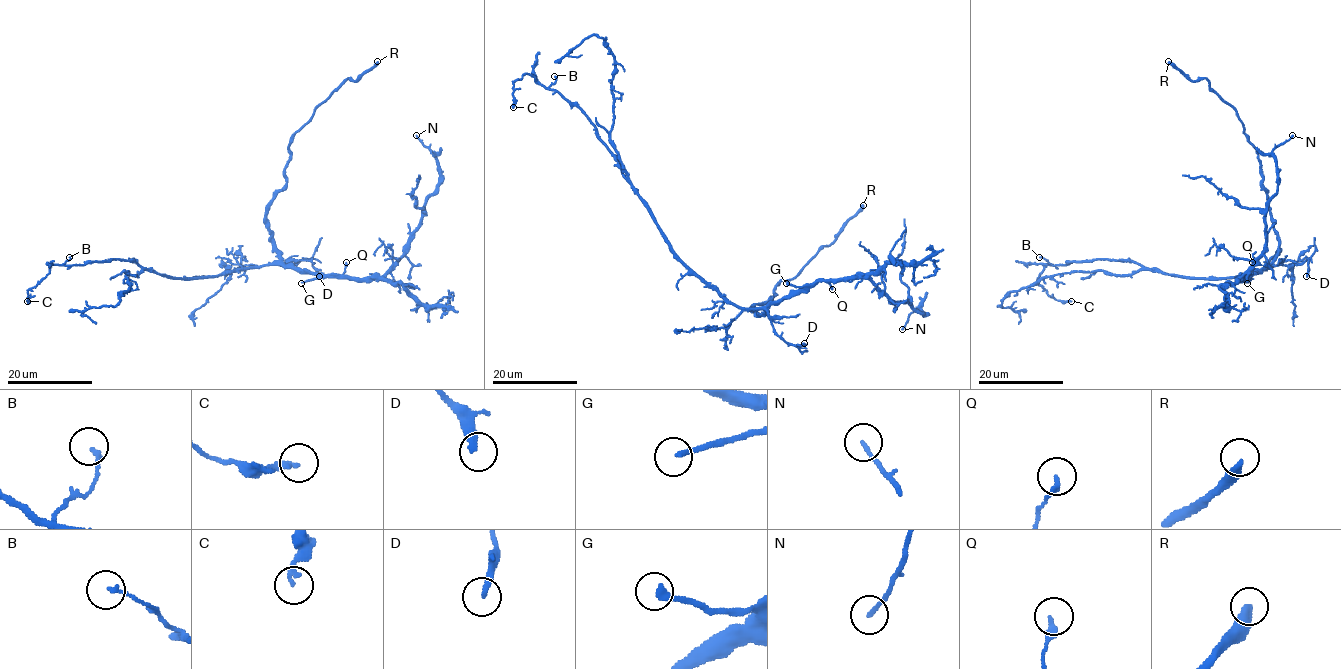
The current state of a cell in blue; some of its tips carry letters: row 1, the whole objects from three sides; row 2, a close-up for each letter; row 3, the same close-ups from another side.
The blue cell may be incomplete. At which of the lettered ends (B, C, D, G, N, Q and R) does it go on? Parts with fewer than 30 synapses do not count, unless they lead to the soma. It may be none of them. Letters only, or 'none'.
G, R

